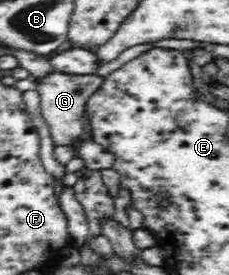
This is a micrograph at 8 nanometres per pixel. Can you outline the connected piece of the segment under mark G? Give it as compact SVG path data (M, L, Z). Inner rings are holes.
M56 71L35 80L36 92L40 95L41 113L56 146L72 145L76 156L79 156L84 132L82 115L85 112L85 104L88 98L100 88L103 80L104 77L98 75L72 75Z

